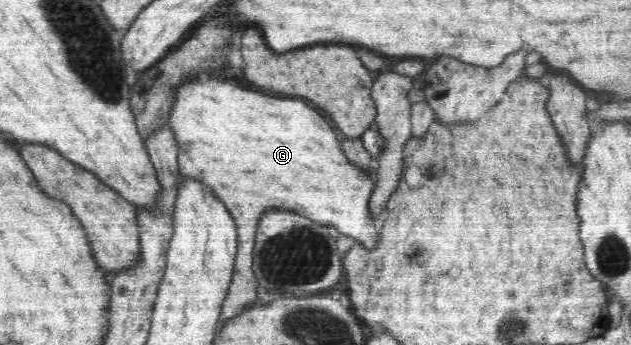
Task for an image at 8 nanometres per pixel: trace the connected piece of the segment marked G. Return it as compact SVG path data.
M195 78L177 87L170 113L165 125L170 125L177 131L175 140L179 149L179 177L194 177L205 183L205 188L211 190L213 196L217 196L216 198L226 205L236 222L236 260L233 277L222 304L220 329L223 329L229 320L237 319L241 313L245 313L257 301L258 281L252 268L252 253L256 241L256 225L267 211L295 211L310 220L319 221L319 224L333 225L339 233L357 237L365 245L366 251L375 249L379 227L375 227L371 219L373 213L369 203L377 183L373 183L363 173L365 168L349 160L335 135L335 129L325 121L325 115L319 115L319 111L315 111L313 105L307 105L301 99L279 99L257 91L241 89L231 81L199 81Z

